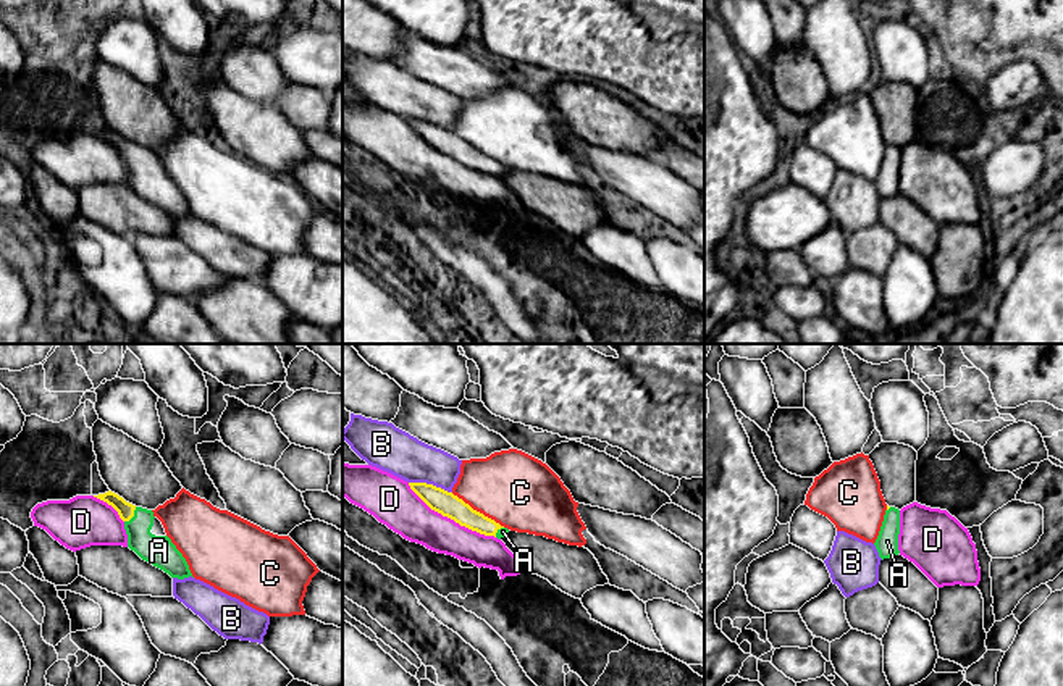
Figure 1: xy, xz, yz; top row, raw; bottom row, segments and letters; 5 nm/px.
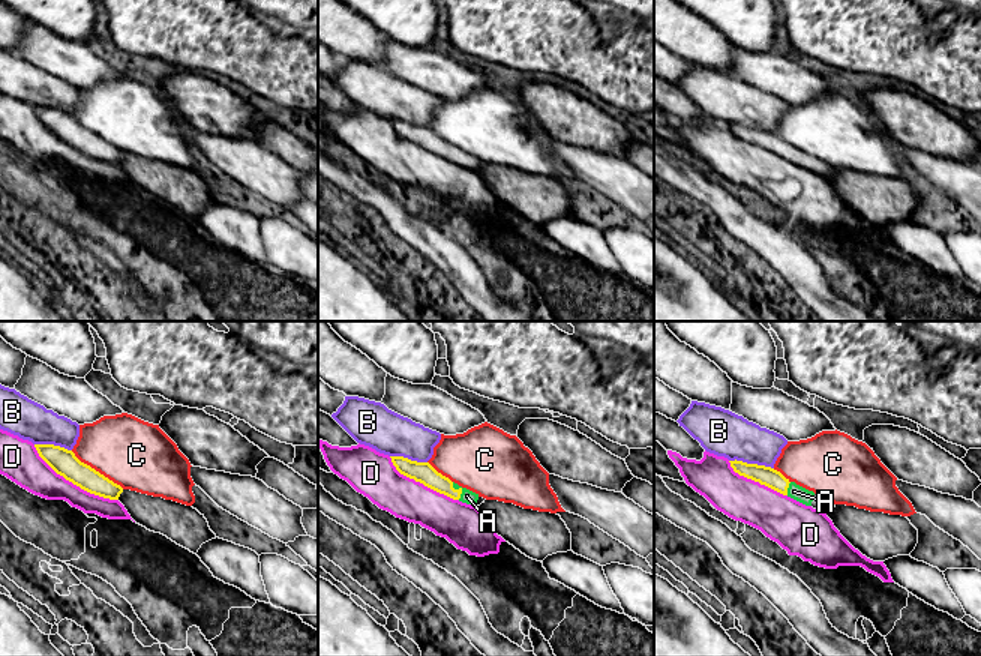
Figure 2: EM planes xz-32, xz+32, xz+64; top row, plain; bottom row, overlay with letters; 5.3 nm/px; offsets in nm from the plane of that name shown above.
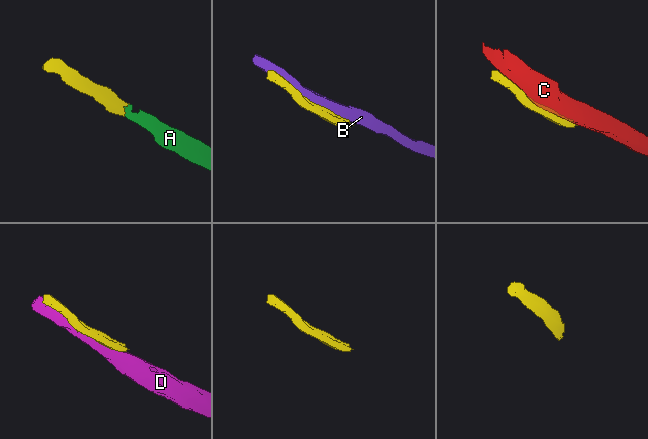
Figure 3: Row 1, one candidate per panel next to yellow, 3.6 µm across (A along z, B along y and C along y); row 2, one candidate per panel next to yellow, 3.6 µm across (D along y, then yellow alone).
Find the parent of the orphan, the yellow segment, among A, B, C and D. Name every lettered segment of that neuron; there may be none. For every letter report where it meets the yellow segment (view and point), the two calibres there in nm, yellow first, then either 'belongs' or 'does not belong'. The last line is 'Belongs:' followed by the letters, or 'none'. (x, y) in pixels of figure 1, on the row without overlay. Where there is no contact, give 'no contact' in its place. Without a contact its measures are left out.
A: xy (133, 154) | 80/150 nm | belongs
B: xz (430, 123) | 120/220 nm | does not belong
C: xz (478, 150) | 120/380 nm | does not belong
D: xz (451, 157) | 120/220 nm | does not belong
Belongs: A

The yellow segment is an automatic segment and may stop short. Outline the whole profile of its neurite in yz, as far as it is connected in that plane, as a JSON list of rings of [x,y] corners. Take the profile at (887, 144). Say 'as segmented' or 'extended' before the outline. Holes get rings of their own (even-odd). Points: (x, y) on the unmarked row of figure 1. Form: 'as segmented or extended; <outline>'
extended; [[[887,144],[879,174],[874,181],[882,199],[900,192],[898,173],[900,173],[900,148]]]

